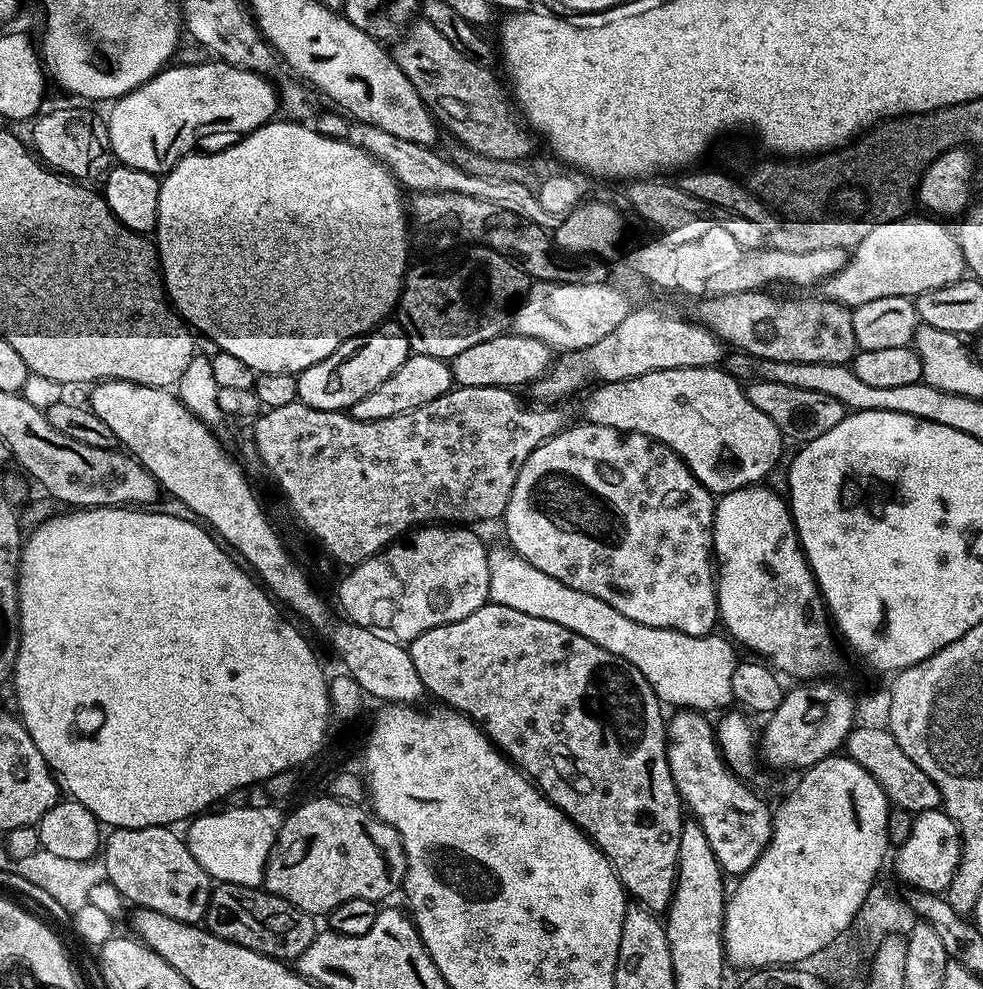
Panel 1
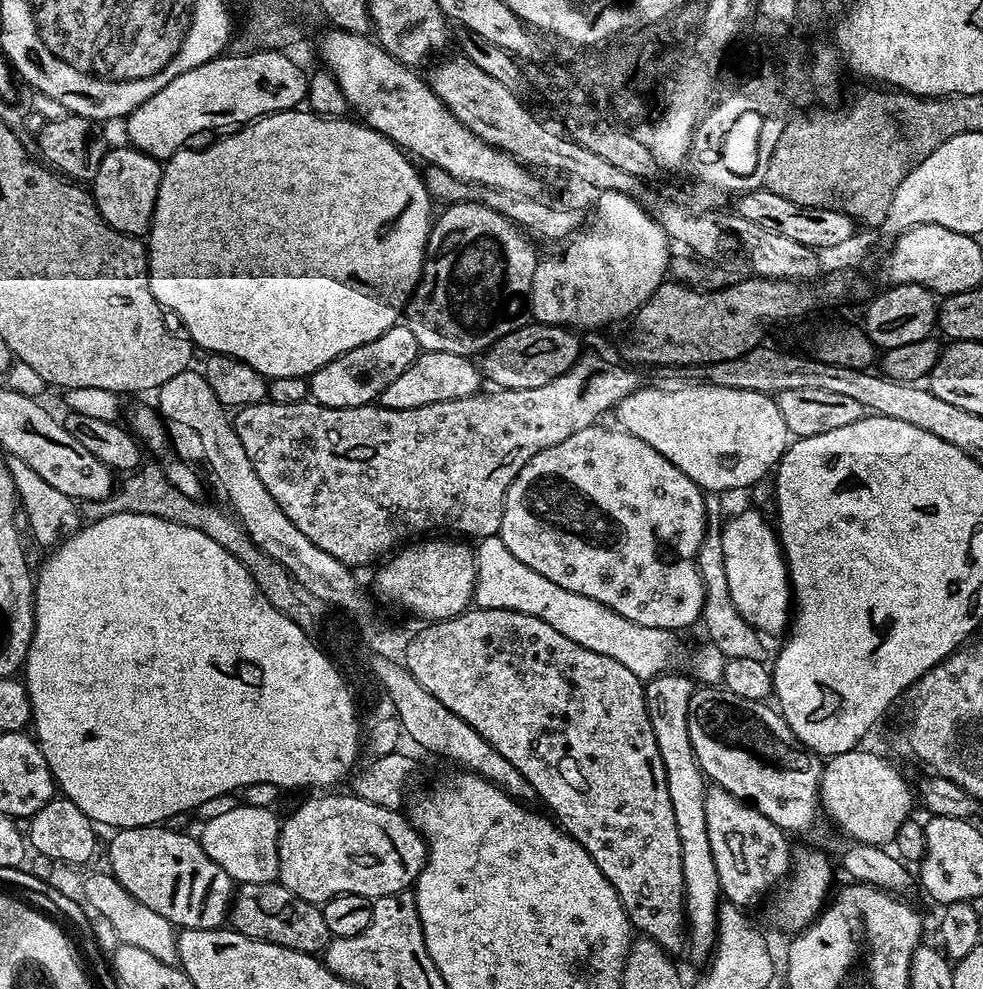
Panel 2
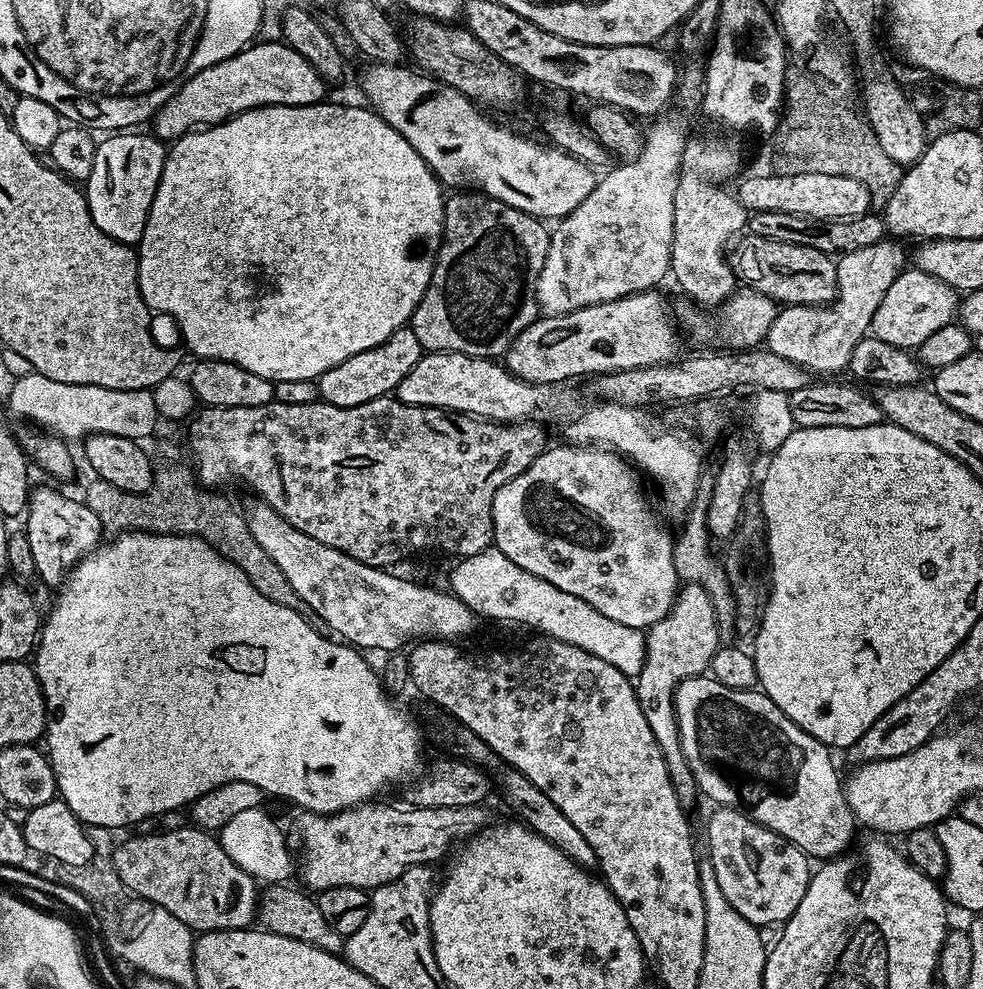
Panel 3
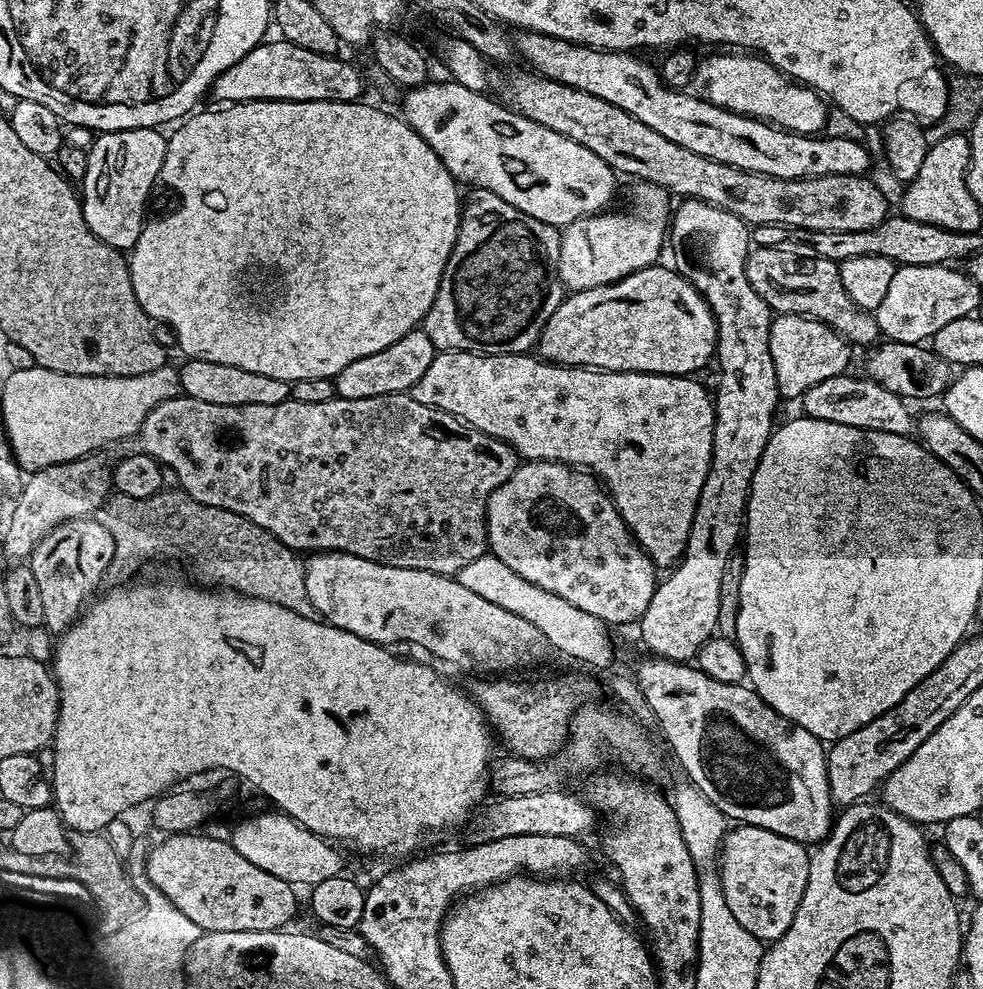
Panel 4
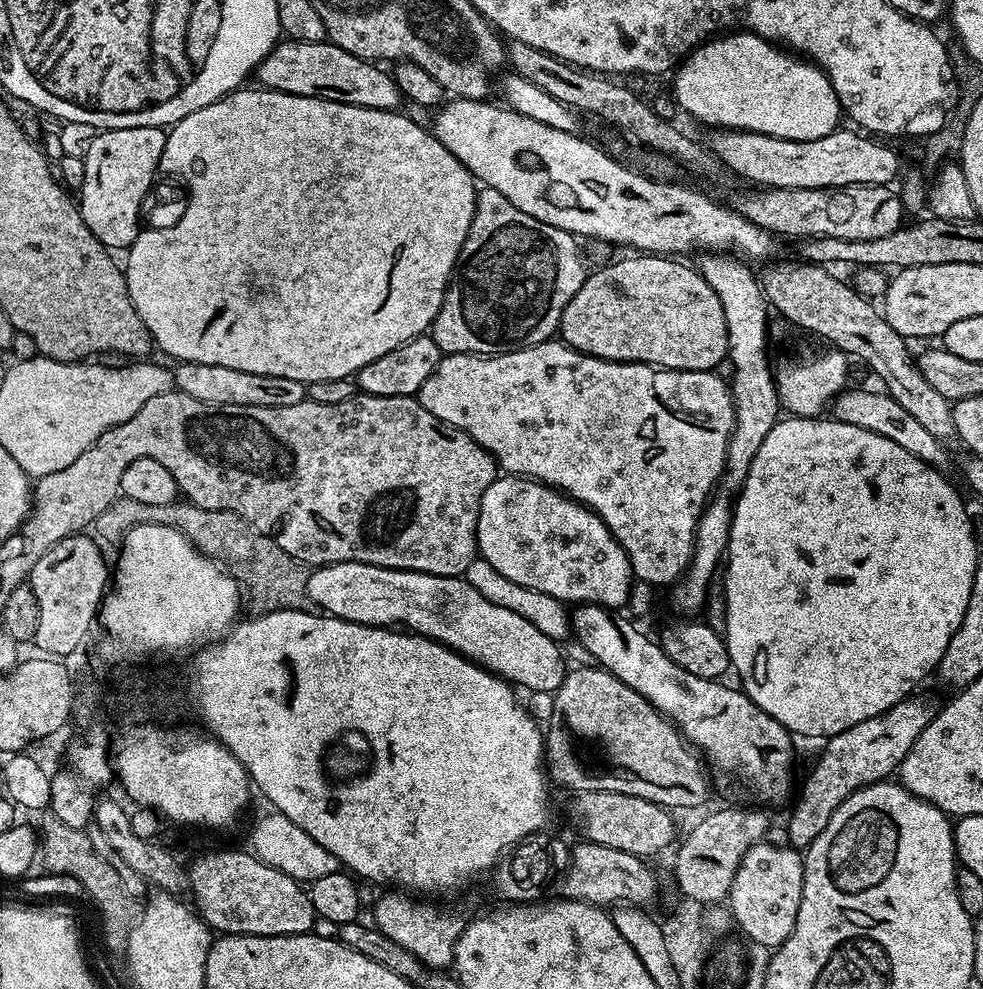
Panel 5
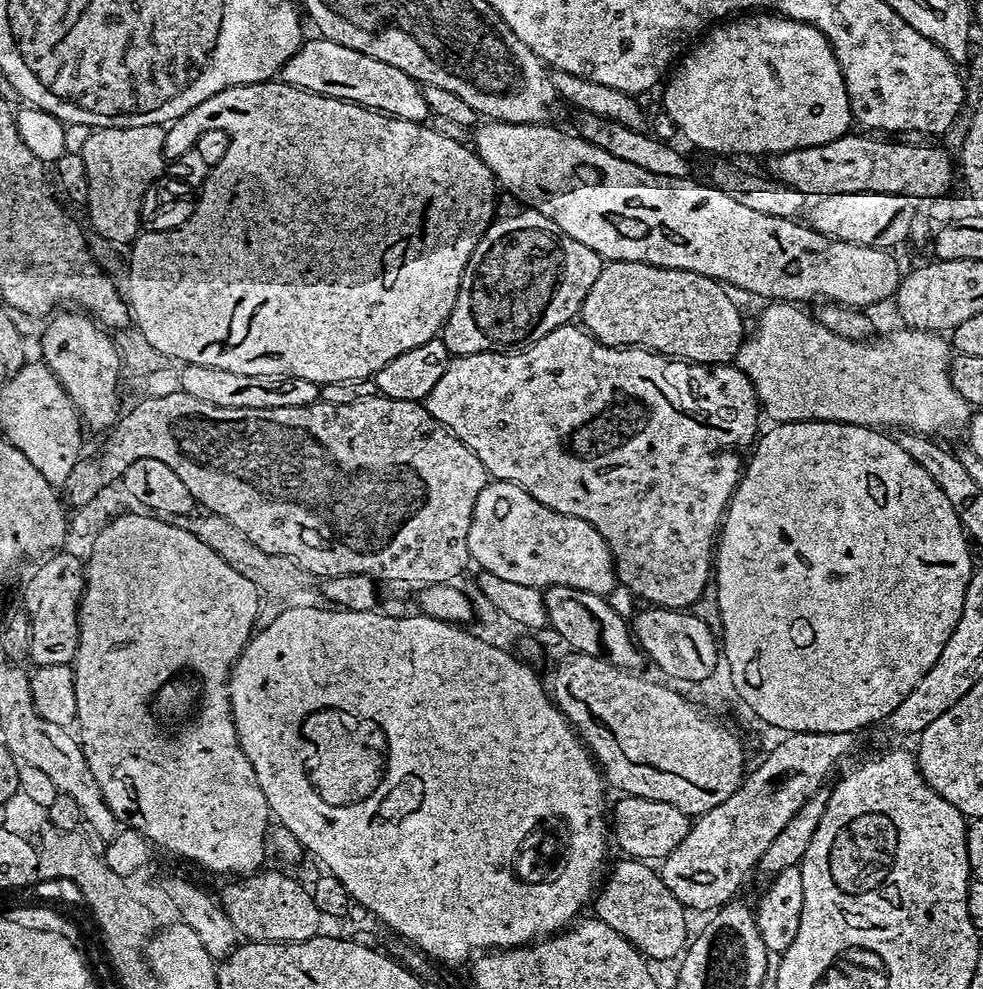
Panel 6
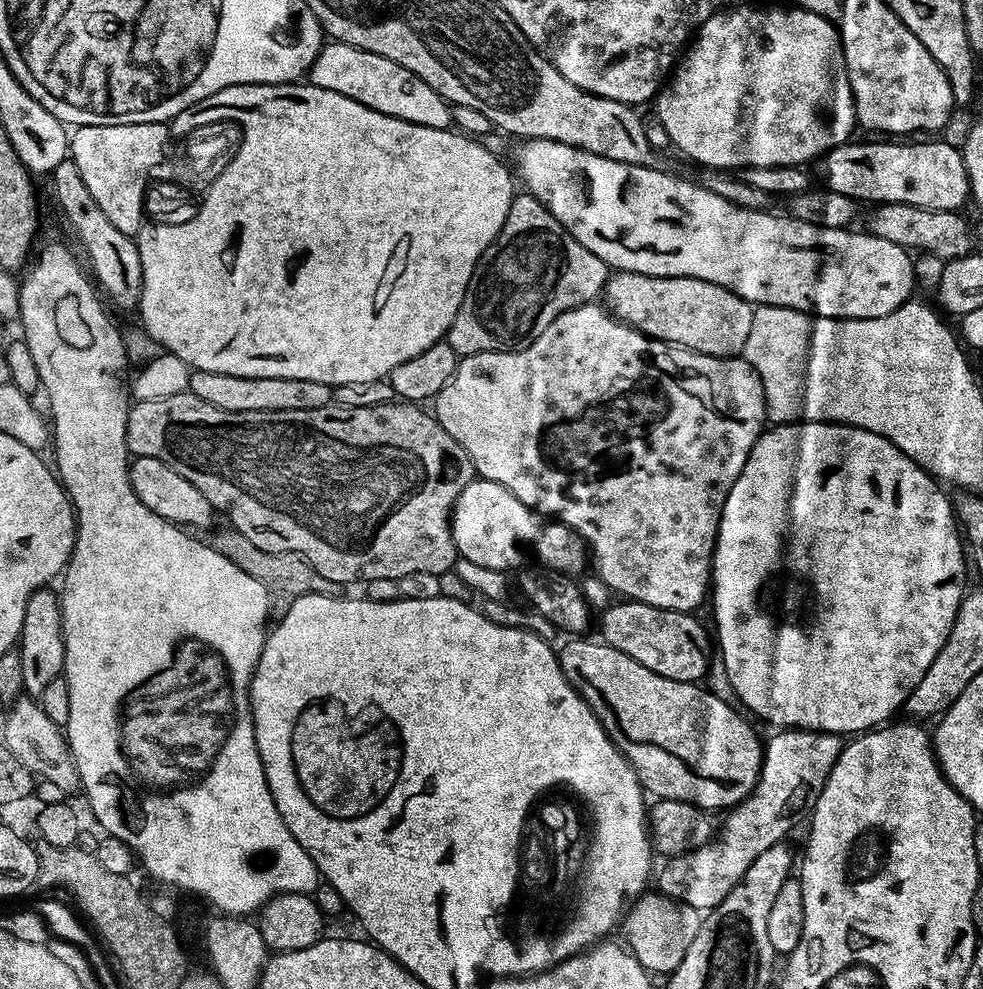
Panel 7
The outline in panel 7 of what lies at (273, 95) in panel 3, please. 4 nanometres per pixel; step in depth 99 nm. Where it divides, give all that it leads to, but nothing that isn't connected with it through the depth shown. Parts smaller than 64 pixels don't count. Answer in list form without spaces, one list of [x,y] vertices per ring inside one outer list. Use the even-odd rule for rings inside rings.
[[[325,43],[318,58],[314,58],[307,79],[322,90],[334,90],[334,94],[354,98],[362,102],[362,106],[378,110],[378,114],[402,118],[418,126],[453,127],[452,108],[438,94],[438,90],[426,86],[426,82],[422,82],[418,74],[410,74],[406,66],[398,66],[398,62],[382,58],[382,54],[370,54],[370,50],[358,50],[349,44]]]

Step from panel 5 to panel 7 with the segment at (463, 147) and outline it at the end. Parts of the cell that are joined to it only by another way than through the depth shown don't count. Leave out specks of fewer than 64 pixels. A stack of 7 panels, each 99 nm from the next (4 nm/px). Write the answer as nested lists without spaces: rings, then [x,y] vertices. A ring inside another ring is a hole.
[[[524,140],[521,143],[520,148],[520,176],[524,179],[527,195],[538,198],[538,202],[542,202],[542,206],[546,206],[550,210],[550,214],[554,214],[554,218],[558,218],[558,222],[562,227],[578,241],[582,246],[586,246],[586,250],[590,250],[590,254],[598,254],[598,258],[602,258],[602,262],[608,264],[609,269],[616,272],[637,272],[638,274],[646,274],[647,276],[685,276],[686,278],[698,278],[699,280],[705,280],[706,282],[714,282],[718,286],[722,286],[726,290],[730,290],[734,294],[738,294],[747,300],[749,304],[753,306],[759,306],[761,304],[768,304],[769,306],[782,306],[783,308],[793,308],[799,312],[810,312],[813,316],[829,316],[835,320],[861,320],[862,318],[882,318],[886,314],[890,314],[895,308],[900,308],[902,305],[909,303],[911,292],[914,292],[914,277],[912,275],[912,261],[913,257],[910,255],[909,249],[898,246],[894,242],[886,242],[886,238],[878,238],[873,236],[871,232],[867,230],[861,230],[861,232],[852,232],[848,228],[836,228],[828,229],[822,226],[811,225],[810,222],[804,222],[791,218],[788,214],[782,214],[782,216],[775,216],[772,210],[765,210],[759,212],[758,210],[746,210],[745,208],[739,208],[734,206],[734,202],[726,202],[726,198],[718,198],[718,194],[710,194],[710,190],[706,190],[702,186],[693,184],[691,179],[685,178],[684,180],[677,174],[672,172],[659,172],[658,170],[650,170],[649,168],[643,168],[642,166],[634,166],[633,164],[623,164],[622,162],[614,162],[610,158],[602,158],[598,154],[590,154],[586,150],[578,150],[574,146],[566,146],[562,142],[554,142],[553,140]]]

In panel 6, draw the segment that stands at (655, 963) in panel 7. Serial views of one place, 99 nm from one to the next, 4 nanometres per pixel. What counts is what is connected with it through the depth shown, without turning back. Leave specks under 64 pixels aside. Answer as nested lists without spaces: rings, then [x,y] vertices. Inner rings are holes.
[[[620,858],[616,869],[610,872],[594,896],[595,919],[606,922],[610,930],[618,930],[618,934],[622,934],[622,938],[631,942],[649,961],[675,961],[685,951],[690,940],[689,913],[684,904],[678,902],[674,894],[670,894],[670,886],[662,882],[659,871],[651,863]]]

